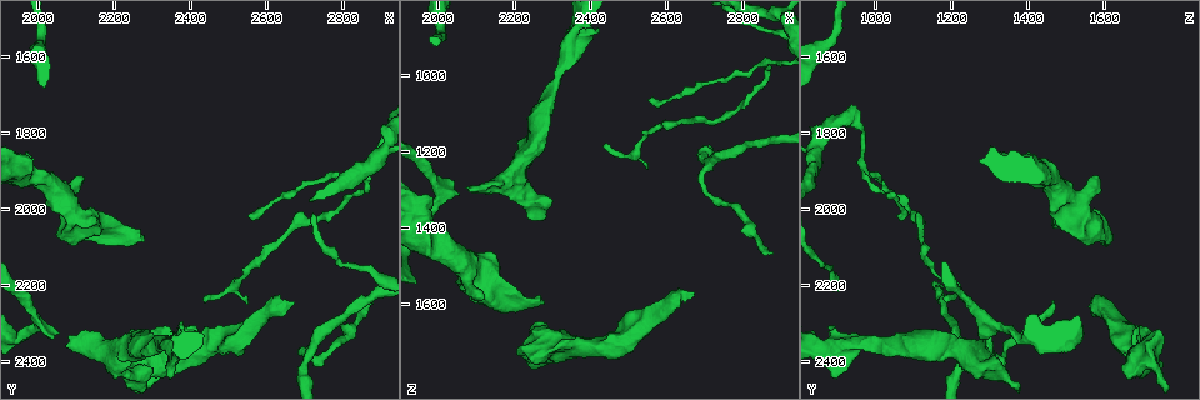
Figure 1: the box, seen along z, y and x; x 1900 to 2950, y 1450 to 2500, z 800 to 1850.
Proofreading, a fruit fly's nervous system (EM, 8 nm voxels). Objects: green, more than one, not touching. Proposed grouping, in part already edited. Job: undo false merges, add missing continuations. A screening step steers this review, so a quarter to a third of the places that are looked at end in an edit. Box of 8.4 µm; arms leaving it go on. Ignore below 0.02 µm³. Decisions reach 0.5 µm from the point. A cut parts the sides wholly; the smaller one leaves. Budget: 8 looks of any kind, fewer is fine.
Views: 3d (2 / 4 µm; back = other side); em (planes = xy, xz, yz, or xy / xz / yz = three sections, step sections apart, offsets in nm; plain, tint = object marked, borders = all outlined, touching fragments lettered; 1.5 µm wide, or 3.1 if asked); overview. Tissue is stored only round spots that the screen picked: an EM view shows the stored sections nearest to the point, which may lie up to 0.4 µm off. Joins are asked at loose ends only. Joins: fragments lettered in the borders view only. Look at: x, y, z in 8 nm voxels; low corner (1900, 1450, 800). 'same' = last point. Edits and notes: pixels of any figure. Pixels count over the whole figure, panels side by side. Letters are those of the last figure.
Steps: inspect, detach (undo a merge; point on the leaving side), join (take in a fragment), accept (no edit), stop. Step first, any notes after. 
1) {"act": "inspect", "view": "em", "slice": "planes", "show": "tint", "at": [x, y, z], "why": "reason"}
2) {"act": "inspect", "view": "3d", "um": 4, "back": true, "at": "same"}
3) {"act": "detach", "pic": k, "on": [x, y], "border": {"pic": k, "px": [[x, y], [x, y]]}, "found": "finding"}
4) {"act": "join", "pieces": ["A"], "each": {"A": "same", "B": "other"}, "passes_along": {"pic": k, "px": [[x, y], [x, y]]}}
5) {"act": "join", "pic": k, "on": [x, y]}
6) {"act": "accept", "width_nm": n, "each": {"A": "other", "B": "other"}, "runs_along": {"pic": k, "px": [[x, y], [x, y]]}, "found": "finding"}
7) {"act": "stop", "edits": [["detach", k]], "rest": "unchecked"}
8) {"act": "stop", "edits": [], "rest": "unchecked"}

{"act": "inspect", "view": "3d", "um": 4, "at": [2875, 2235, 1460], "why": "thin end"}

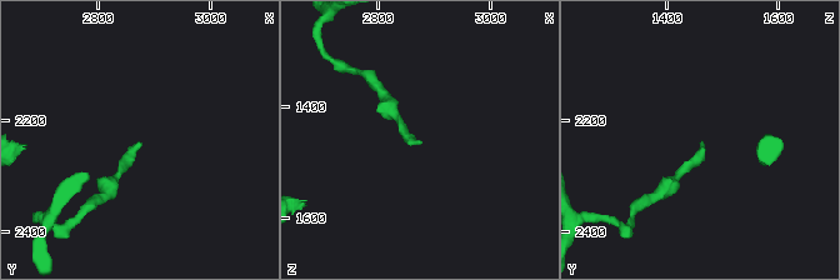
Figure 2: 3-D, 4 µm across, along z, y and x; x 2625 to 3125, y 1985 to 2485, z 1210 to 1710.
{"act": "inspect", "view": "em", "slice": "planes", "show": "borders", "at": [2875, 2240, 1460], "why": "need the tissue"}

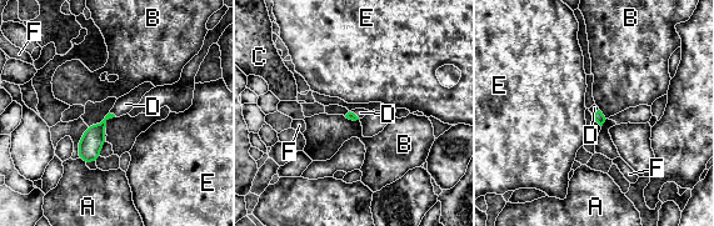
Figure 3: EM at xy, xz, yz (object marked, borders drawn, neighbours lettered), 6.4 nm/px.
{"act": "join", "pieces": ["D"], "each": {"A": "other", "B": "other", "C": "other", "D": "same", "E": "other", "F": "other"}, "passes_along": {"pic": 3, "px": [[90, 144], [113, 114], [125, 104]]}, "found": "it goes on there"}

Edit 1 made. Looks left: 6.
{"act": "inspect", "view": "em", "slice": "planes", "show": "tint", "at": [2670, 2240, 1565], "why": "end of a long branch"}

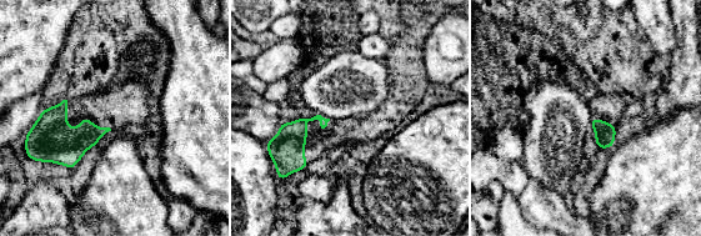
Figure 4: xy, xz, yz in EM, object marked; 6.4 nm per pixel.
{"act": "inspect", "view": "em", "slice": "planes", "show": "borders", "at": "same", "why": "see the neighbours"}

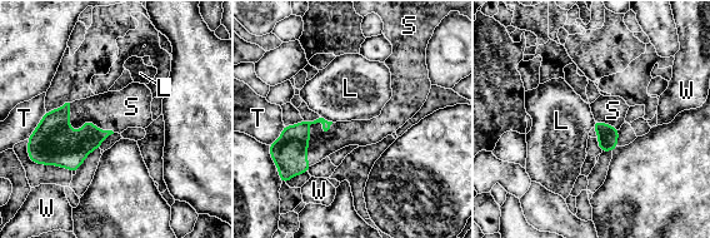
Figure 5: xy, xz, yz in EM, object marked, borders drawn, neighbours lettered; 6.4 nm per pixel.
{"act": "join", "pieces": ["S"], "longest_contact_nm": ["S", 340], "each": {"L": "other", "S": "same", "T": "other", "W": "other"}, "passes_along": {"pic": 5, "px": [[53, 143], [83, 127], [114, 110]]}, "found": "the neuron continues"}

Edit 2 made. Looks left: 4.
{"act": "inspect", "view": "overview", "why": "see it whole again"}

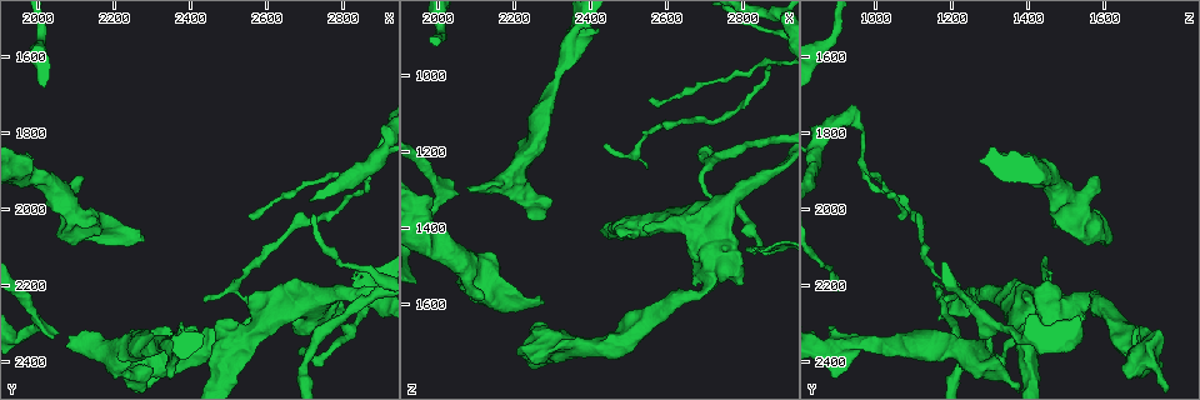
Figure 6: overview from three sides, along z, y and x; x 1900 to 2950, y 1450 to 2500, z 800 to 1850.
{"act": "inspect", "view": "3d", "um": 2, "at": [2555, 2015, 1055], "why": "thin end"}

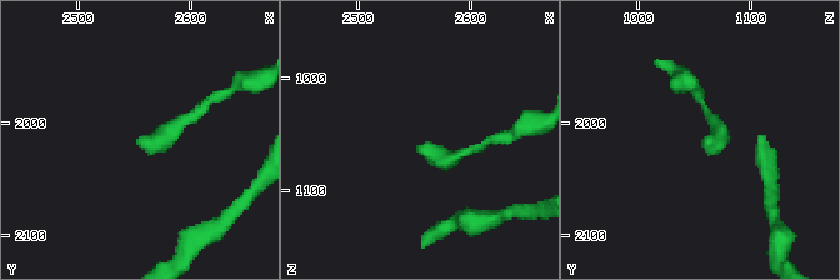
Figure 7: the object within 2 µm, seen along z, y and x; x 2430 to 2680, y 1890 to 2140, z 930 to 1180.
{"act": "inspect", "view": "em", "slice": "planes", "show": "borders", "at": [2550, 2016, 1062]}

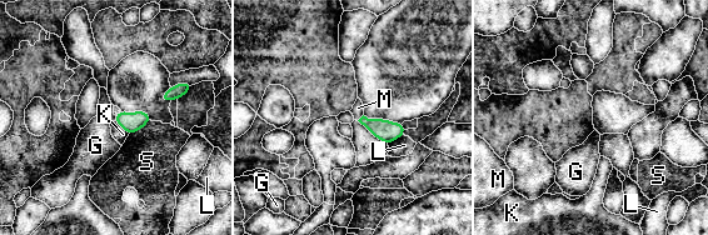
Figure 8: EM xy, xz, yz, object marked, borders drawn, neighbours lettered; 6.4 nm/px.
{"act": "accept", "longest_contact_nm": ["S", 170], "each": {"G": "other", "K": "other", "L": "other", "M": "other", "S": "other"}, "border": {"pic": 8, "px": [[114, 120], [128, 135]]}, "found": "no lettered fragment goes on from it"}

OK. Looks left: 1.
{"act": "stop", "edits": [["join", 3], ["join", 5]], "rest": "unchecked"}

